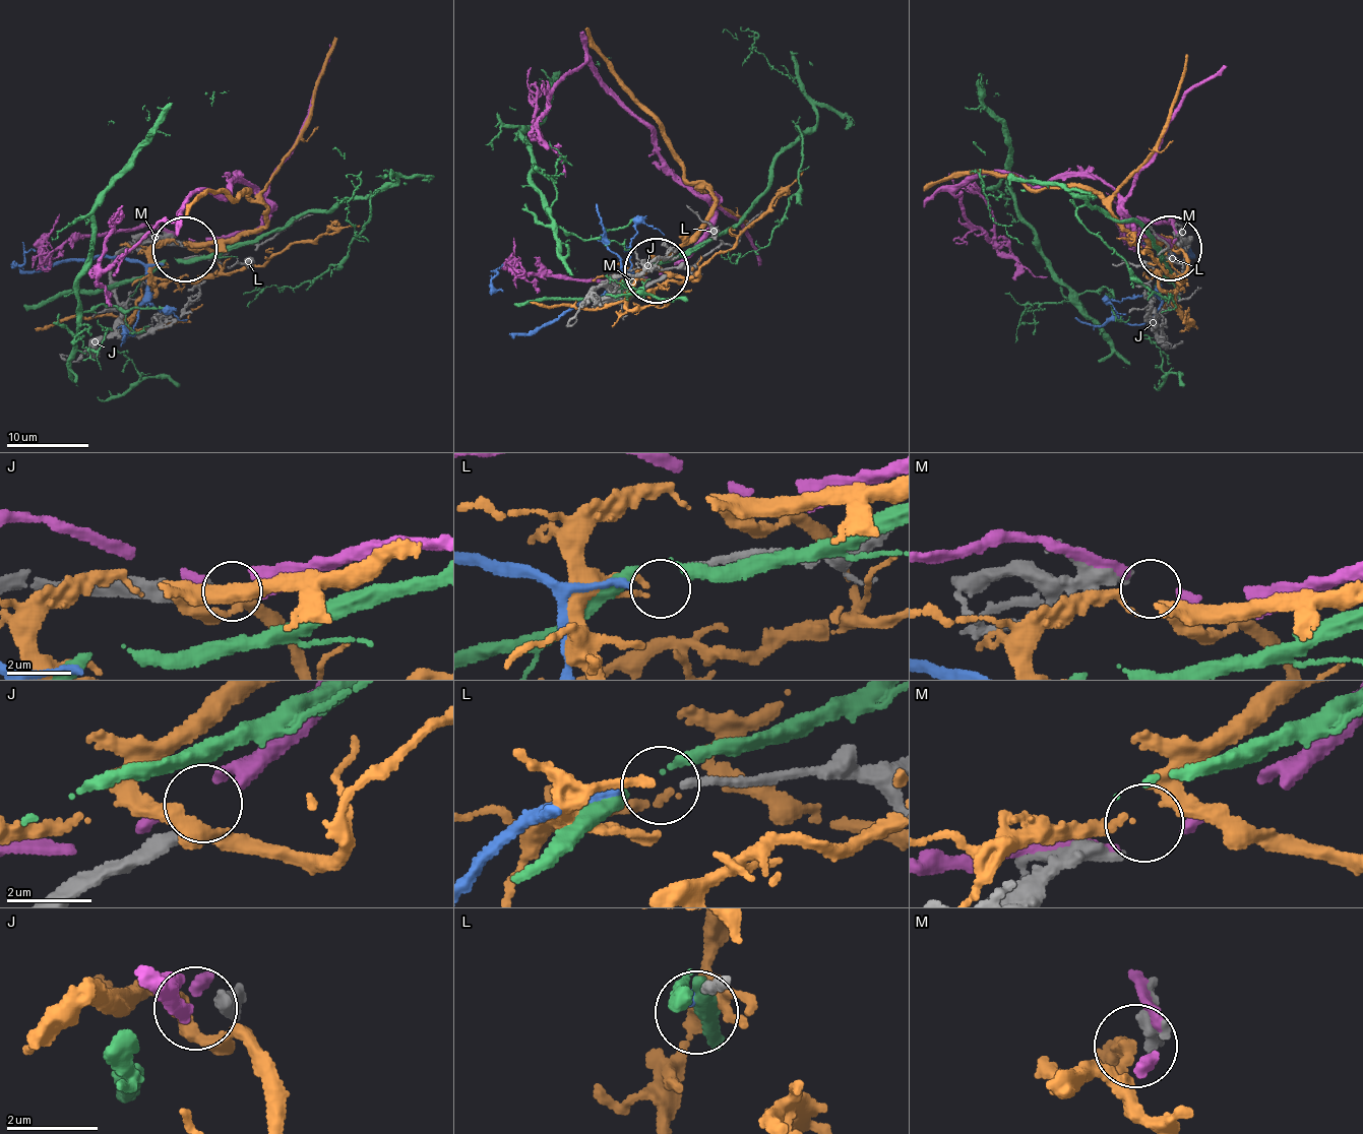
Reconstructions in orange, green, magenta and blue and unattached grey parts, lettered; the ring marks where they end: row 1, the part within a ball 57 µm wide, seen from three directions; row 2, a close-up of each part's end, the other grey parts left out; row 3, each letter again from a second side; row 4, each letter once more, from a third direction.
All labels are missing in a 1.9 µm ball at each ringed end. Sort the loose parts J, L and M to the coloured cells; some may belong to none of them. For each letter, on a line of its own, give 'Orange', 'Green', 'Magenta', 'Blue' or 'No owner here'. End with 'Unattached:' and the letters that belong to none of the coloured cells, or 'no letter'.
J: Magenta
L: Blue
M: No owner here
Unattached: M

